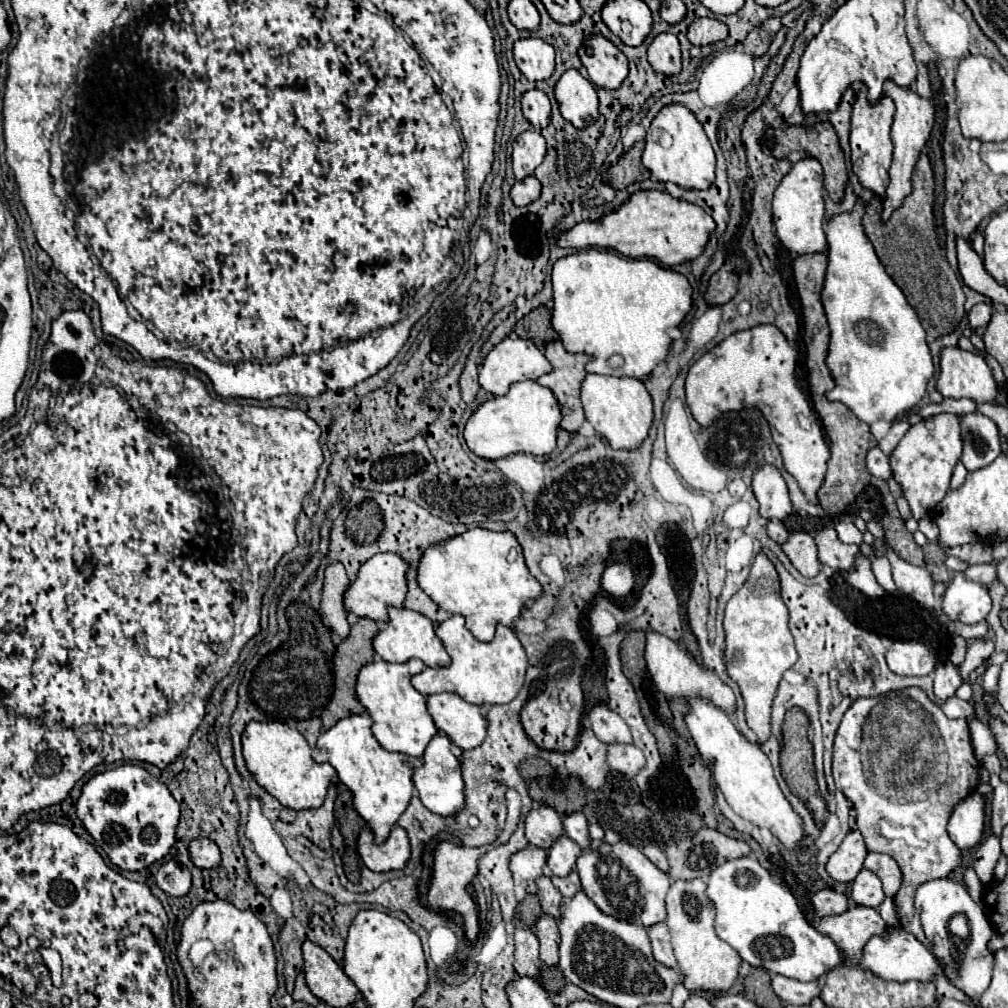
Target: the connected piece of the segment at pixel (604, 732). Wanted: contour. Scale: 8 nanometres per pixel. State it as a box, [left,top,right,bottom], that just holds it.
[588,704,632,744]

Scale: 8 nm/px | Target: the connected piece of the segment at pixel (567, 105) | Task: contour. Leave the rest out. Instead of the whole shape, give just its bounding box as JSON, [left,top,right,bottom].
[554,70,598,128]

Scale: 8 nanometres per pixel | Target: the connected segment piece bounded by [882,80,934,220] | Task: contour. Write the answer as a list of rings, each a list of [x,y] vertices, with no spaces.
[[[894,80],[884,82],[884,94],[890,96],[896,104],[896,114],[894,114],[894,124],[892,124],[894,160],[892,160],[892,166],[890,166],[890,184],[888,184],[888,190],[886,190],[886,206],[884,206],[884,214],[882,214],[882,218],[888,220],[892,210],[898,208],[898,204],[902,202],[902,198],[912,192],[910,176],[912,176],[914,164],[918,160],[918,154],[924,148],[924,144],[930,136],[930,130],[934,126],[934,106],[930,104],[928,98],[920,96],[918,92],[914,92],[908,86],[898,86]]]

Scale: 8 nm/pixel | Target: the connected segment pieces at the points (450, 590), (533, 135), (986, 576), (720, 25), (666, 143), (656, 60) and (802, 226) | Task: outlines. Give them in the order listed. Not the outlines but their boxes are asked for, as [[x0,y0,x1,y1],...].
[[416,528,542,642],[512,130,546,180],[962,564,996,586],[688,18,728,46],[642,104,714,190],[646,32,682,76],[774,156,826,254]]

